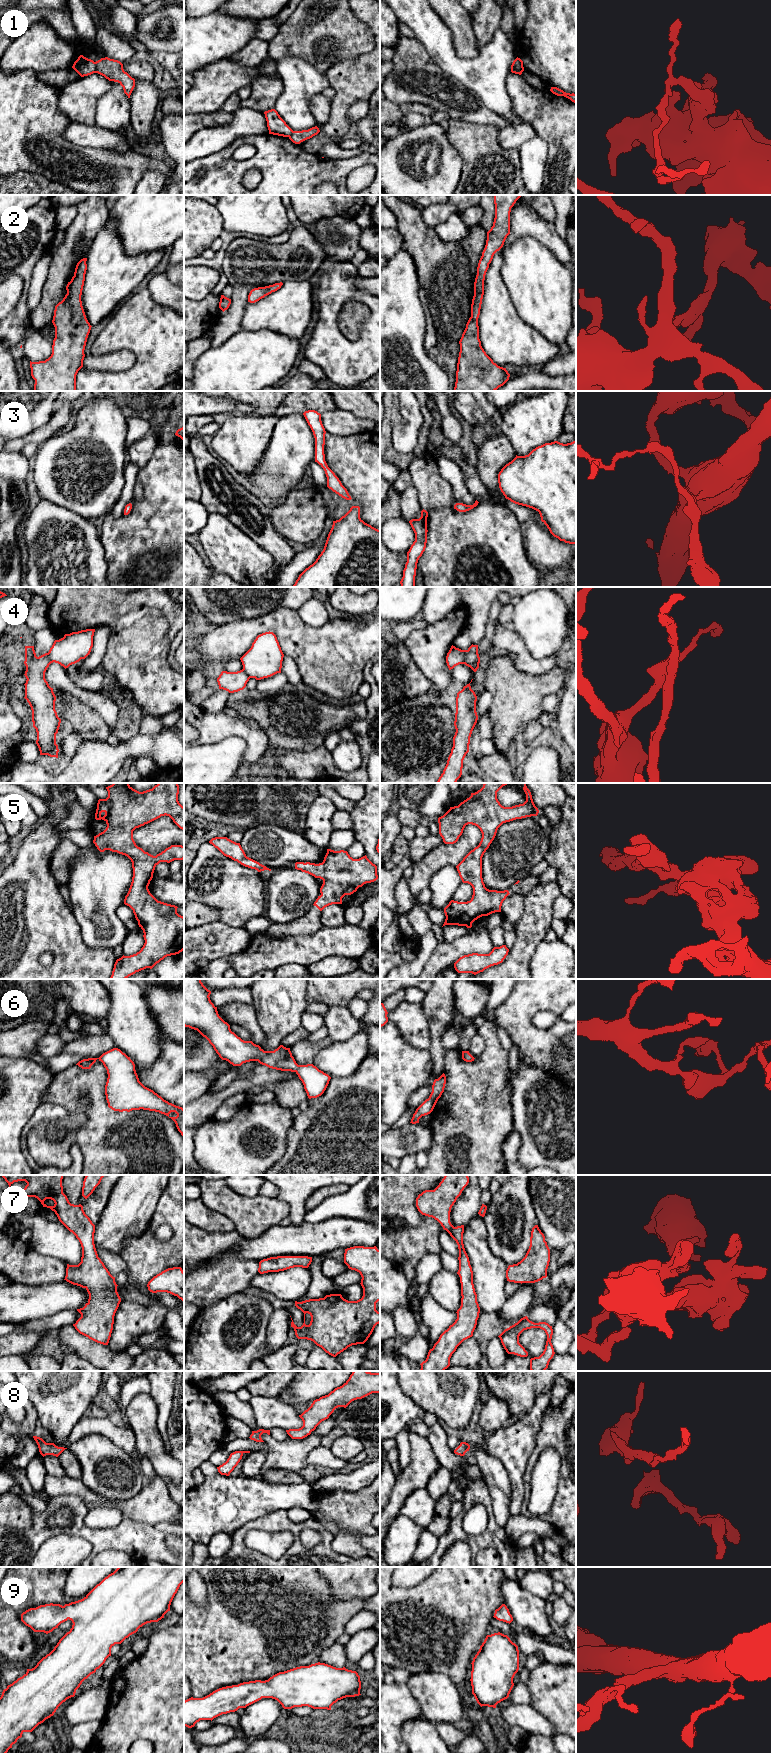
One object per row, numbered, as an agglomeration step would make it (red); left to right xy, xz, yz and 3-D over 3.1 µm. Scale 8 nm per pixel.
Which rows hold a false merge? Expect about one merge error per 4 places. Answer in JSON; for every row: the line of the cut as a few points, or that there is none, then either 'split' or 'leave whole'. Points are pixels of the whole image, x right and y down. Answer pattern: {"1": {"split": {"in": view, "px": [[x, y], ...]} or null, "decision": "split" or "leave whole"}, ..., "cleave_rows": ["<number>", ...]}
{"1": {"split": {"in": "xy", "px": [[94, 62], [95, 72]]}, "decision": "split"}, "2": {"split": null, "decision": "leave whole"}, "3": {"split": null, "decision": "leave whole"}, "4": {"split": {"in": "yz", "px": [[467, 650], [463, 663]]}, "decision": "split"}, "5": {"split": null, "decision": "leave whole"}, "6": {"split": null, "decision": "leave whole"}, "7": {"split": null, "decision": "leave whole"}, "8": {"split": null, "decision": "leave whole"}, "9": {"split": null, "decision": "leave whole"}, "cleave_rows": ["1", "4"]}

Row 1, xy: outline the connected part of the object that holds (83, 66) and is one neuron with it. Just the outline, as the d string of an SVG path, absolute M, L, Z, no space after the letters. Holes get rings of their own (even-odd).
M80 55L74 62L72 68L81 76L88 76L96 72L95 62L91 59Z

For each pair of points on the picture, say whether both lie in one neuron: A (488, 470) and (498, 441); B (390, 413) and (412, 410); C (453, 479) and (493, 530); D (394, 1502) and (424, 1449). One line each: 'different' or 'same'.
A: same
B: different
C: different
D: same

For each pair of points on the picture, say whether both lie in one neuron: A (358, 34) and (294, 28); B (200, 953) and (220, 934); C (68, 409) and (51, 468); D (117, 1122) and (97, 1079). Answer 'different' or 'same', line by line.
A: same
B: same
C: different
D: same

